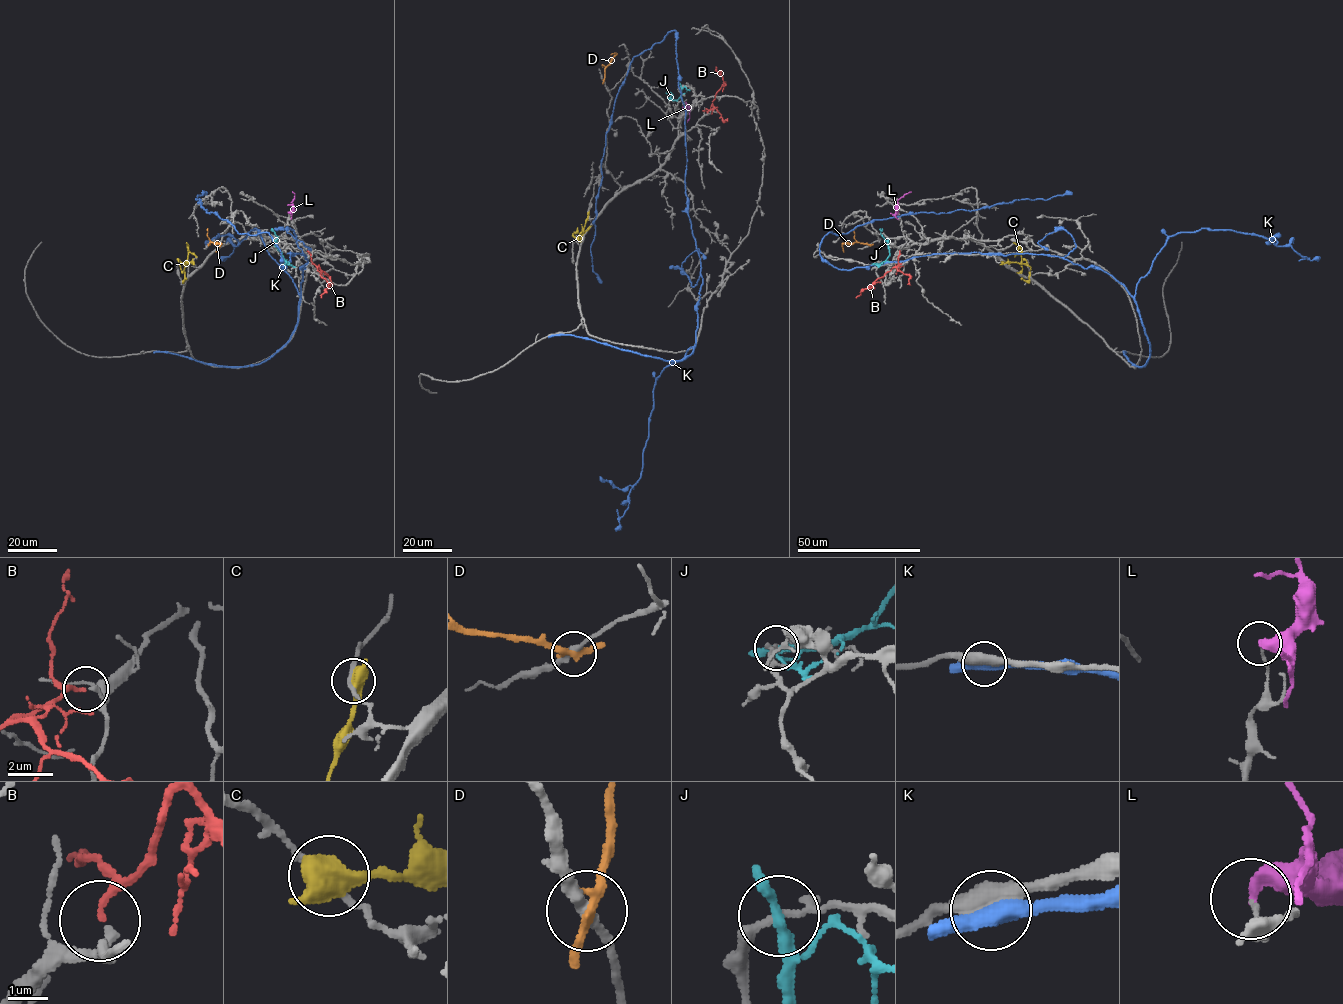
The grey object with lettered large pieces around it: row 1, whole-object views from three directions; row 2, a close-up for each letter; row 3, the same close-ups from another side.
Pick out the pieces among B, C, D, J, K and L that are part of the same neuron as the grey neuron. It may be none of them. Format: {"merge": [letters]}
{"merge": ["B"]}

